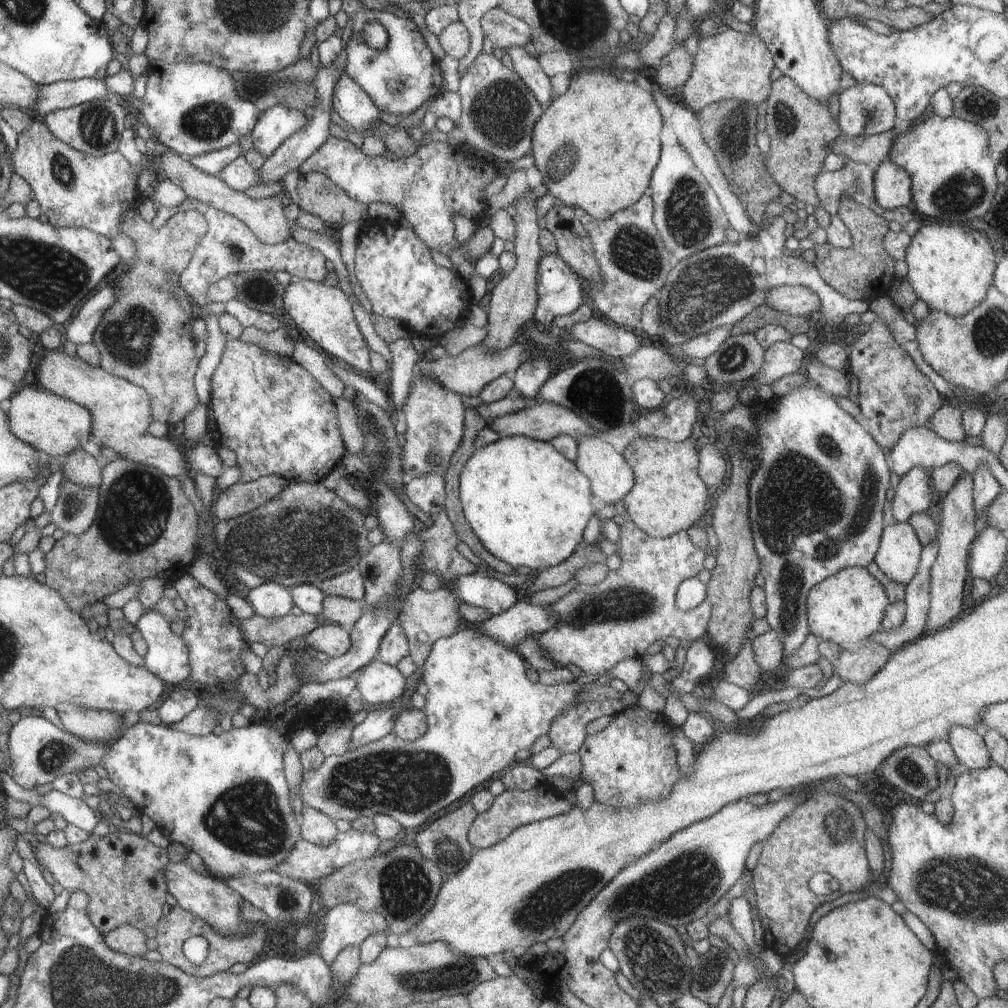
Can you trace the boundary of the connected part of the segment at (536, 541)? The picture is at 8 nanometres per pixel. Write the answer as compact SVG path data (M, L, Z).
M510 435L509 437L500 437L496 442L490 443L481 449L476 449L474 454L468 459L460 473L459 499L468 524L484 545L484 548L491 552L496 558L507 562L515 569L518 566L528 566L531 569L540 571L546 570L549 566L556 566L564 562L582 542L582 532L586 528L588 521L594 516L594 506L592 506L592 488L591 480L580 472L574 459L565 457L563 453L554 448L552 443L537 441L530 437L520 435Z

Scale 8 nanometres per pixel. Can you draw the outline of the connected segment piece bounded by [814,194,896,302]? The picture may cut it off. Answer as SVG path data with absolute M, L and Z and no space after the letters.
M849 194L841 196L839 215L853 236L852 246L847 249L839 249L830 243L816 245L814 250L817 253L817 259L814 264L820 276L841 295L849 299L870 302L876 292L884 292L884 288L888 290L896 279L895 260L888 254L884 246L884 237L890 230L889 221L878 216L866 205L861 205Z

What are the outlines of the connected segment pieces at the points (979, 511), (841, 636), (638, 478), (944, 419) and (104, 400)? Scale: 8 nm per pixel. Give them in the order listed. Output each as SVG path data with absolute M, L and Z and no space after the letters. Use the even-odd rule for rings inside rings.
M979 468L973 474L973 501L975 506L975 526L977 536L988 526L987 511L993 500L998 498L1002 488L995 476L987 468Z
M848 567L815 584L807 596L810 632L820 641L842 646L848 642L864 642L882 628L886 608L890 606L886 591L866 567Z
M640 435L626 446L623 457L631 466L635 478L632 490L623 498L624 514L651 537L669 537L692 527L706 510L708 487L715 490L728 472L728 462L712 440L702 447L700 452L697 452L694 439L675 443L666 439Z
M944 404L930 419L930 428L944 440L962 443L967 434L963 429L962 412L957 405Z
M53 350L41 360L36 374L37 385L61 397L83 405L93 416L90 434L104 449L114 452L141 465L159 469L169 477L176 477L180 471L188 470L183 448L173 440L154 437L147 432L152 416L152 400L146 389L123 378L112 376L107 369L93 367L78 355L71 356L65 351Z

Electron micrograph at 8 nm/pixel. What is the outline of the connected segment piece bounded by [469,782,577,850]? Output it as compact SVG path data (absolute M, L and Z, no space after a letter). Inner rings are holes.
M547 782L538 783L535 787L528 790L508 790L506 789L502 794L495 796L492 806L486 811L478 813L474 823L472 823L470 830L470 841L475 850L487 849L499 843L501 840L510 836L518 827L536 822L544 821L546 819L567 813L572 810L573 805L576 803L576 795L572 790L559 793L553 789Z

